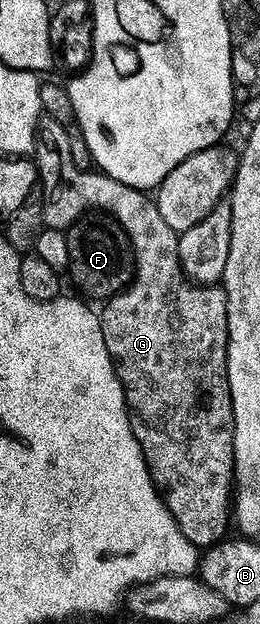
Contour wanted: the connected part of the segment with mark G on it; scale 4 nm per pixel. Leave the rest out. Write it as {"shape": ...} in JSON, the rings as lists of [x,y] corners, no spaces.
{"shape":[[[45,116],[38,119],[32,161],[38,168],[45,229],[65,232],[83,216],[89,215],[86,214],[89,210],[103,210],[103,215],[120,224],[132,244],[134,280],[100,310],[104,344],[126,397],[132,436],[136,436],[140,444],[146,467],[150,469],[150,479],[161,494],[162,503],[168,512],[172,512],[180,532],[188,536],[193,546],[214,546],[227,535],[226,516],[232,512],[232,481],[236,476],[234,413],[226,375],[226,291],[218,284],[199,284],[187,279],[178,259],[179,231],[164,224],[157,201],[147,191],[120,184],[120,180],[112,180],[112,176],[94,168],[76,168],[68,148],[68,132],[64,132],[56,120]]]}

